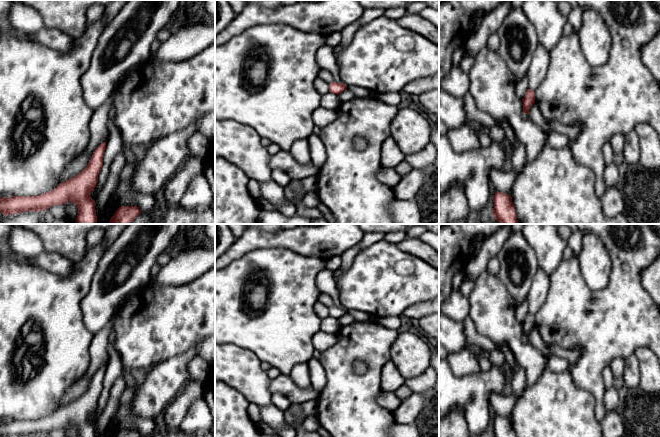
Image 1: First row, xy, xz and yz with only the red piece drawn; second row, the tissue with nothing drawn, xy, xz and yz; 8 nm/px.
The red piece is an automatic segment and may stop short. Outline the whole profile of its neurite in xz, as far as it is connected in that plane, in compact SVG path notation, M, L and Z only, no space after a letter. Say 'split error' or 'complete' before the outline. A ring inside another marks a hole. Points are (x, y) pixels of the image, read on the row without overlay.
complete | M332 306L329 308L329 316L339 319L346 314L346 311L346 308Z

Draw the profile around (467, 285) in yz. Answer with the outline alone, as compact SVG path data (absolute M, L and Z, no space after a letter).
M464 269L462 270L465 277L463 279L463 282L461 284L461 288L460 291L461 293L468 298L470 292L472 291L473 287L474 287L474 281L472 281L466 274L466 272L464 271Z

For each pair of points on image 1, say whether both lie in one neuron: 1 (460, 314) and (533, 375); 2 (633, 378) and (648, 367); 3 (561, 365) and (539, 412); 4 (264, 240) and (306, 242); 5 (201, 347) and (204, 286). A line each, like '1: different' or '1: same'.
1: different
2: different
3: different
4: same
5: different

